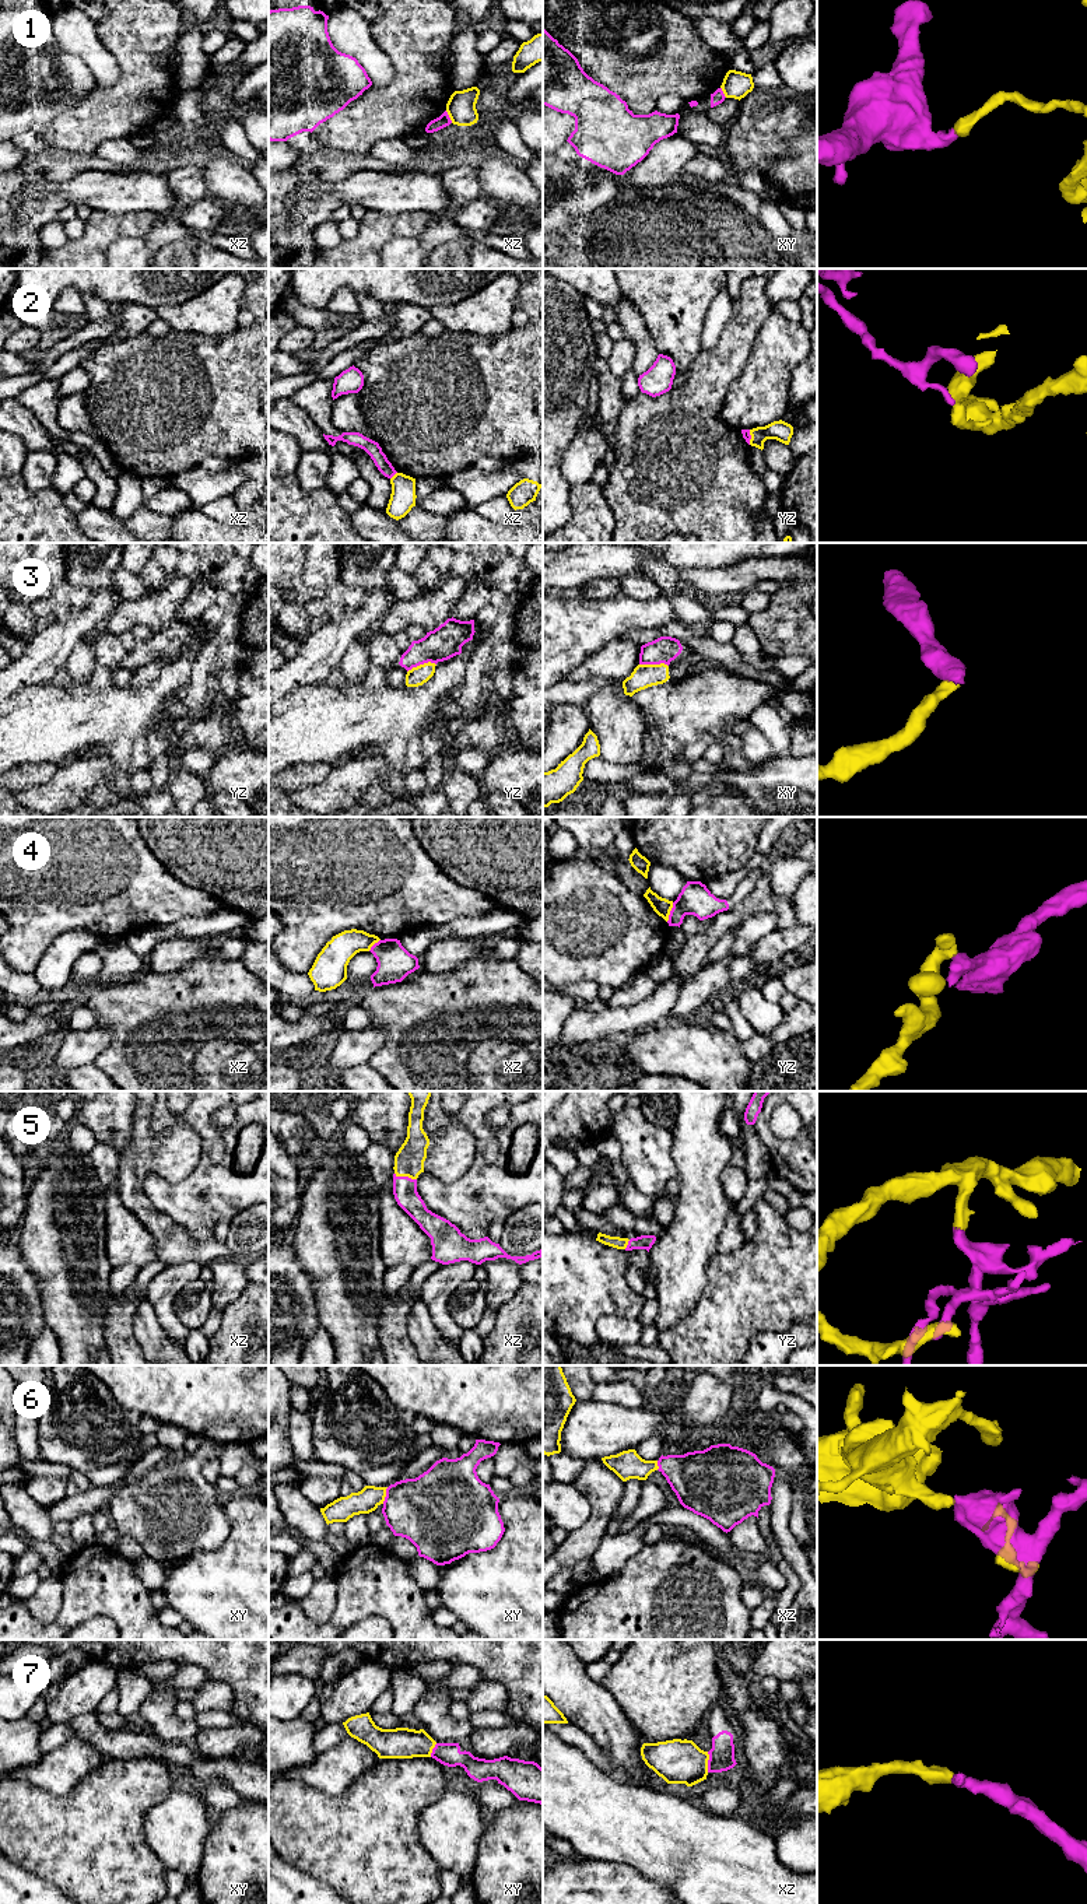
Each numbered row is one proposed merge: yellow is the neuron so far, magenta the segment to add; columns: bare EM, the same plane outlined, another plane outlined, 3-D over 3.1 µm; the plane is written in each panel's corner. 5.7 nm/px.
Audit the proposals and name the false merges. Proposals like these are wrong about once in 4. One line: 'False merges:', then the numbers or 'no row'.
False merges: 1, 2, 3, 4

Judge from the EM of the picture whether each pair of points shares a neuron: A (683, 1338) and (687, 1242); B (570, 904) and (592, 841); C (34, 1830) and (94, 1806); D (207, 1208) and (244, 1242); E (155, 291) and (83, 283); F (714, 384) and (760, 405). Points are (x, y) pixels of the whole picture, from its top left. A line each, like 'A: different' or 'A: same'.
A: different
B: different
C: same
D: different
E: same
F: different

